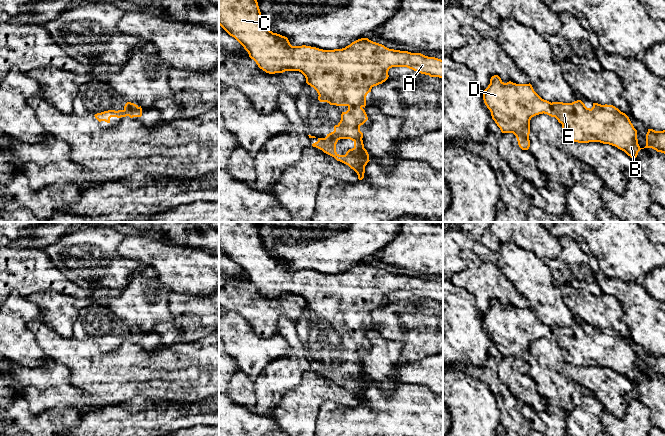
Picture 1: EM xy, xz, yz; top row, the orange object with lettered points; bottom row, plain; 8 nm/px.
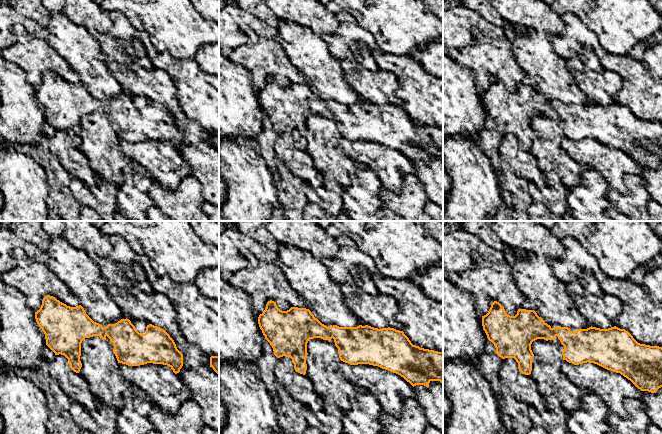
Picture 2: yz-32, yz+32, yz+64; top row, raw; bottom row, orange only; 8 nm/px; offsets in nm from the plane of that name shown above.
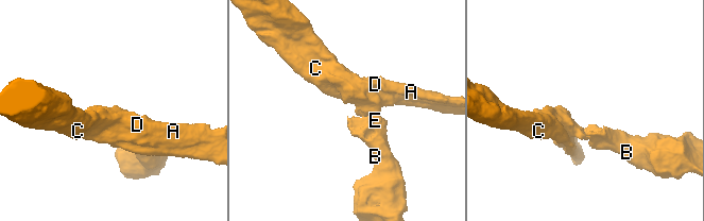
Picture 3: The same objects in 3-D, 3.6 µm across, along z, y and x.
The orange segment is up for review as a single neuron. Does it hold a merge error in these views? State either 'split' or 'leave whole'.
leave whole

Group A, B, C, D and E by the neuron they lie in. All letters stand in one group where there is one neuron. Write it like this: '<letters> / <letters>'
A B C D E

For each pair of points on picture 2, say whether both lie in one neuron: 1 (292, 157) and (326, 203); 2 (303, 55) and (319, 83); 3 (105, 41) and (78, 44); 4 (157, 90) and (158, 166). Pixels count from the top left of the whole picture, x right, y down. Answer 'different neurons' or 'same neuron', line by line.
1: same neuron
2: same neuron
3: different neurons
4: different neurons

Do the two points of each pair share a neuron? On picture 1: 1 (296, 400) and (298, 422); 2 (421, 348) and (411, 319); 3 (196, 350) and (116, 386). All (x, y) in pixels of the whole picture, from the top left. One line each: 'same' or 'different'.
1: same
2: same
3: same

